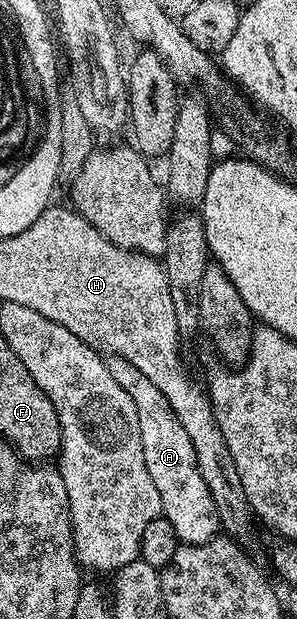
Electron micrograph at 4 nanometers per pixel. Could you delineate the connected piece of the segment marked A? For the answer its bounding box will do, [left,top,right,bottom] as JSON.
[140,416,220,545]

